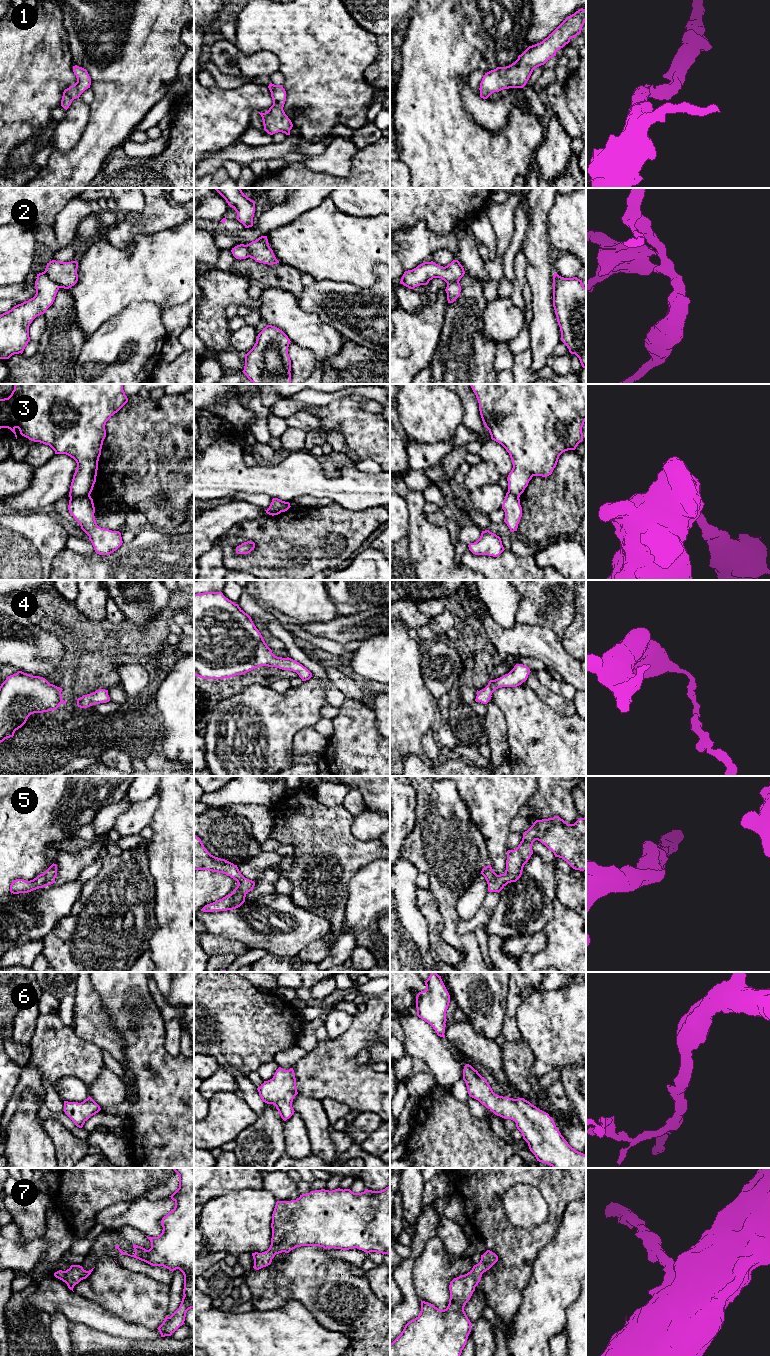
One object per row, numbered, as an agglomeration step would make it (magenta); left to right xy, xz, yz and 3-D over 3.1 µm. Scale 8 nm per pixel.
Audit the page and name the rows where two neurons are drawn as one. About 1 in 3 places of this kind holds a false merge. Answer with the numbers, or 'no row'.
2, 3

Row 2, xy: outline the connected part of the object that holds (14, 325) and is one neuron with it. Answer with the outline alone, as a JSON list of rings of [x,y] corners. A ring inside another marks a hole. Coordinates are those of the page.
[[[45,272],[37,274],[36,294],[0,315],[0,359],[23,353],[30,341],[29,326],[53,304],[59,286]]]

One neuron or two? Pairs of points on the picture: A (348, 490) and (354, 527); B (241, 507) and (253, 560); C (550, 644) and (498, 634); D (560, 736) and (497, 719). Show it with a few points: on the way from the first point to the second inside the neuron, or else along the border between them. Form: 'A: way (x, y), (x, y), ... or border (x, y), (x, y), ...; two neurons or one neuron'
A: border (333, 502), (355, 511), (372, 509), (374, 507); two neurons
B: border (263, 510), (256, 517), (237, 522), (224, 533); two neurons
C: way (537, 642), (511, 641); one neuron
D: border (492, 701), (503, 715), (506, 742), (508, 744); two neurons

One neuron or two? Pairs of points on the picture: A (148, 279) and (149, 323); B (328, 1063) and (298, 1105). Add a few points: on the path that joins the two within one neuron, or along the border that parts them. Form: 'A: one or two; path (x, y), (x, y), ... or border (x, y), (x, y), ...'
A: two; border (125, 306), (132, 302), (152, 302), (164, 310)
B: two; border (298, 1093), (310, 1095), (321, 1101)

